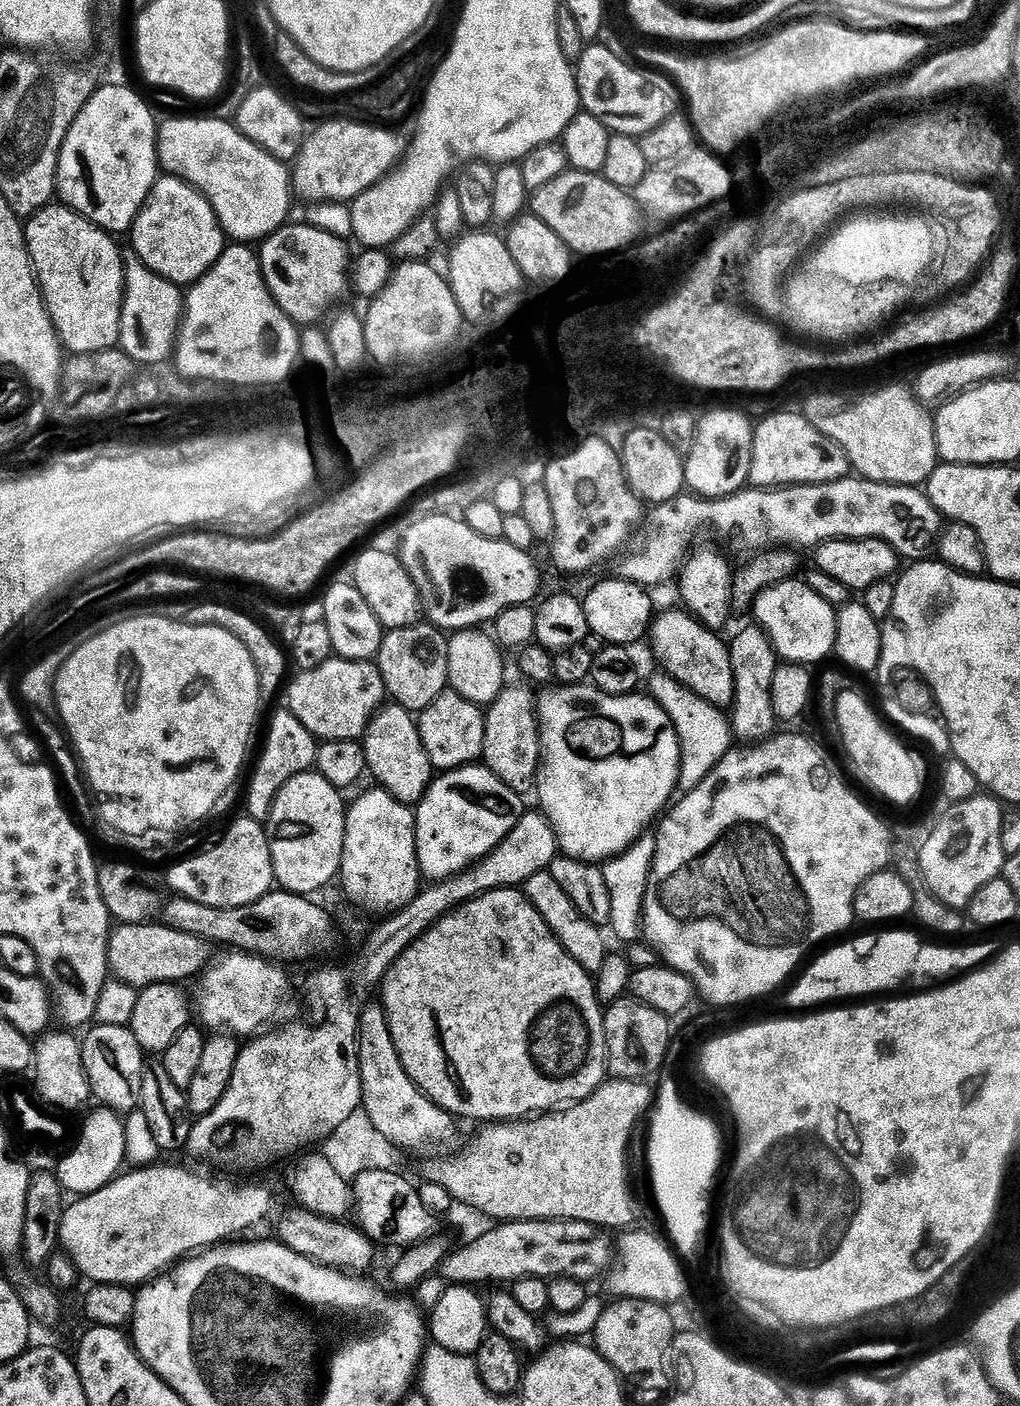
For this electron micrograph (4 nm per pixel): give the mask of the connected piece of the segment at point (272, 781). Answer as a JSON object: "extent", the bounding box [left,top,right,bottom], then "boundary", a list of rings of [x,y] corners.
{"extent":[248,710,318,822],"boundary":[[[281,710],[272,716],[272,725],[268,728],[268,741],[264,744],[264,753],[260,756],[260,761],[256,764],[256,773],[252,776],[252,781],[248,784],[248,812],[251,819],[261,822],[267,821],[272,812],[272,804],[276,796],[298,774],[309,771],[316,762],[316,750],[318,741],[312,735],[294,713]]]}

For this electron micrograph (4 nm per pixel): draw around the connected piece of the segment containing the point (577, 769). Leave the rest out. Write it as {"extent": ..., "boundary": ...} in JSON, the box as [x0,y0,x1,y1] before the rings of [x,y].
{"extent":[538,686,680,862],"boundary":[[[560,686],[555,690],[557,692],[548,692],[545,696],[541,695],[538,700],[540,739],[542,741],[542,775],[538,780],[541,804],[539,807],[543,814],[548,817],[553,830],[556,832],[556,842],[563,855],[585,862],[607,862],[613,856],[618,856],[629,848],[633,840],[637,839],[647,829],[644,827],[652,819],[655,821],[669,807],[670,801],[673,799],[672,791],[674,793],[677,791],[680,779],[680,739],[676,733],[676,728],[672,725],[670,714],[666,714],[666,710],[662,710],[662,706],[658,701],[653,700],[651,695],[608,696],[595,686]]]}

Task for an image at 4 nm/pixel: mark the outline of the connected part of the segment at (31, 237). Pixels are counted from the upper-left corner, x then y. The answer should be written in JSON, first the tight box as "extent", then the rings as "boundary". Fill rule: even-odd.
{"extent":[23,202,124,354],"boundary":[[[53,202],[35,216],[31,217],[23,225],[24,242],[28,249],[28,257],[32,259],[32,267],[36,274],[36,279],[40,285],[40,290],[44,298],[44,305],[48,308],[48,313],[52,319],[52,324],[56,328],[56,335],[60,337],[61,345],[65,349],[68,348],[72,354],[97,354],[105,352],[108,349],[115,349],[120,342],[120,319],[122,318],[122,310],[124,309],[124,257],[122,248],[115,244],[113,237],[104,229],[96,224],[90,223],[85,216],[80,216],[72,208],[65,206],[60,202]]]}

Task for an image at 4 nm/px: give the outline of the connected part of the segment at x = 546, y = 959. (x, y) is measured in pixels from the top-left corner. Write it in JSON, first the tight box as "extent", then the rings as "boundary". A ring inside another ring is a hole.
{"extent":[382,887,605,1122],"boundary":[[[515,887],[496,888],[491,892],[484,892],[441,917],[394,961],[392,968],[383,979],[382,990],[384,990],[382,1007],[385,1016],[388,1017],[388,1029],[394,1046],[398,1050],[398,1058],[408,1077],[417,1084],[425,1096],[429,1096],[439,1108],[444,1108],[447,1112],[452,1113],[453,1117],[465,1116],[468,1120],[488,1120],[484,1122],[520,1122],[525,1118],[532,1118],[537,1114],[548,1114],[553,1110],[560,1110],[571,1105],[572,1099],[564,1098],[566,1082],[562,1082],[562,1080],[570,1080],[572,1072],[582,1072],[586,1062],[592,1058],[592,1050],[594,1050],[592,1048],[592,1044],[594,1044],[592,1028],[586,1018],[586,1012],[594,1014],[598,1010],[598,1014],[605,1014],[605,1009],[596,996],[593,977],[578,962],[574,962],[574,958],[560,945],[558,938],[550,930],[550,926],[546,926],[542,914],[538,914],[538,910],[534,910],[532,903],[524,897],[523,891],[517,890]],[[562,1024],[576,1024],[580,1028],[572,1028],[566,1032],[568,1034],[566,1036],[568,1040],[564,1042],[566,1052],[562,1052],[564,1056],[560,1058],[558,1070],[554,1070],[554,1072],[558,1072],[558,1078],[556,1078],[558,1084],[552,1084],[552,1082],[544,1082],[534,1072],[532,1064],[536,1064],[540,1056],[548,1056],[552,1040]]]}

